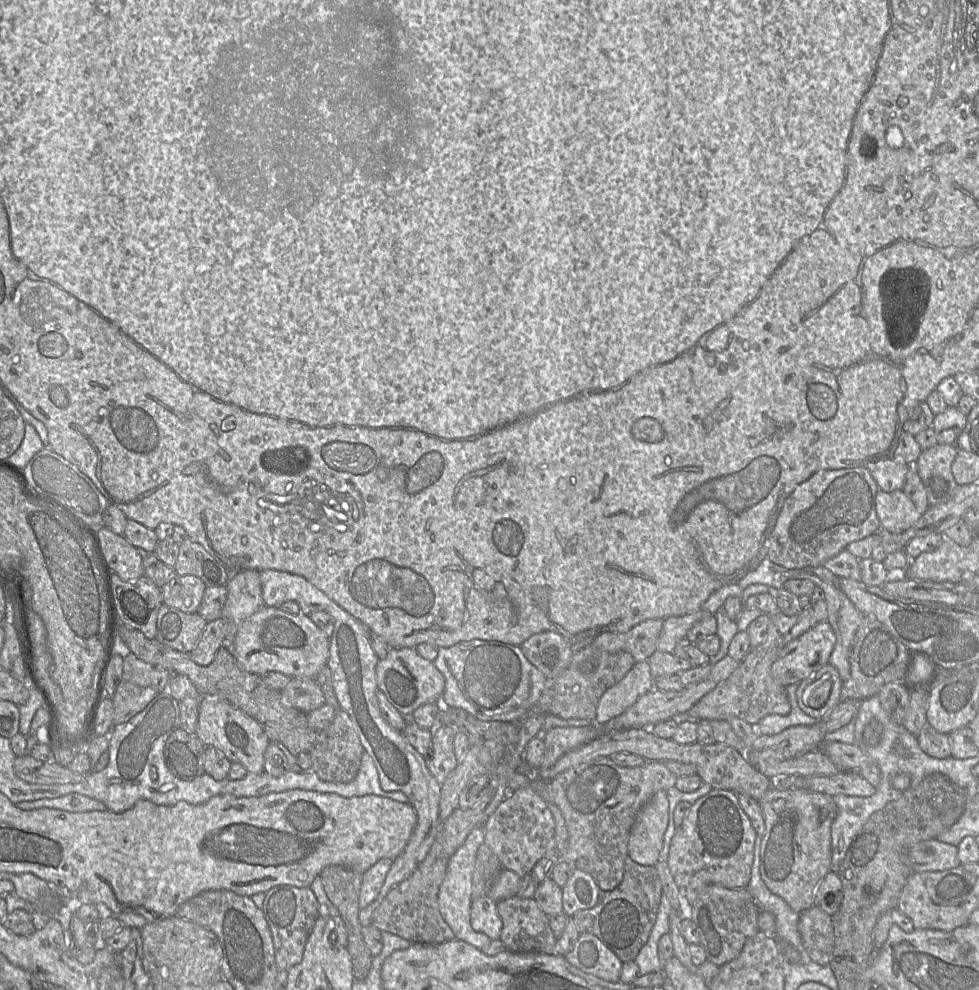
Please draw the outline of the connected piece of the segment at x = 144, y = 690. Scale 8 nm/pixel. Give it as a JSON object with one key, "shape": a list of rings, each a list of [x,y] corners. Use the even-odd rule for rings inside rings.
{"shape":[[[122,680],[116,688],[113,701],[113,726],[126,723],[140,713],[159,692],[152,687],[140,687]]]}

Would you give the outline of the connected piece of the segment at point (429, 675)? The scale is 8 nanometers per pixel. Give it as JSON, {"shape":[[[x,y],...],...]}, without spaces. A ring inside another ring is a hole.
{"shape":[[[390,648],[387,656],[376,666],[378,689],[389,703],[405,718],[421,705],[440,701],[445,688],[445,678],[434,663],[420,656],[415,648]]]}

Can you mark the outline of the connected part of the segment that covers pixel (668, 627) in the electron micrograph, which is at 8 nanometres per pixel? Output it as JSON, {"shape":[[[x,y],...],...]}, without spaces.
{"shape":[[[705,609],[683,616],[673,616],[664,620],[663,627],[658,637],[657,650],[661,652],[674,652],[677,644],[686,639],[689,630],[698,622],[711,616]]]}

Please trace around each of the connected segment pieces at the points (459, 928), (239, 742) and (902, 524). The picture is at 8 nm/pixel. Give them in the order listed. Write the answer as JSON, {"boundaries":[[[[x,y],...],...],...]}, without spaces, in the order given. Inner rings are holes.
{"boundaries":[[[[485,825],[473,829],[465,842],[449,859],[444,879],[438,892],[438,908],[443,920],[451,928],[455,939],[462,940],[478,949],[488,945],[491,939],[484,933],[475,931],[470,923],[472,874],[478,848],[485,840]]],[[[212,695],[201,696],[198,709],[198,723],[195,735],[206,747],[216,748],[231,763],[237,762],[242,764],[249,773],[260,774],[264,772],[264,755],[271,741],[261,725],[254,718]]],[[[878,489],[875,497],[875,508],[882,529],[895,534],[908,530],[922,516],[903,490],[885,492]]]]}

